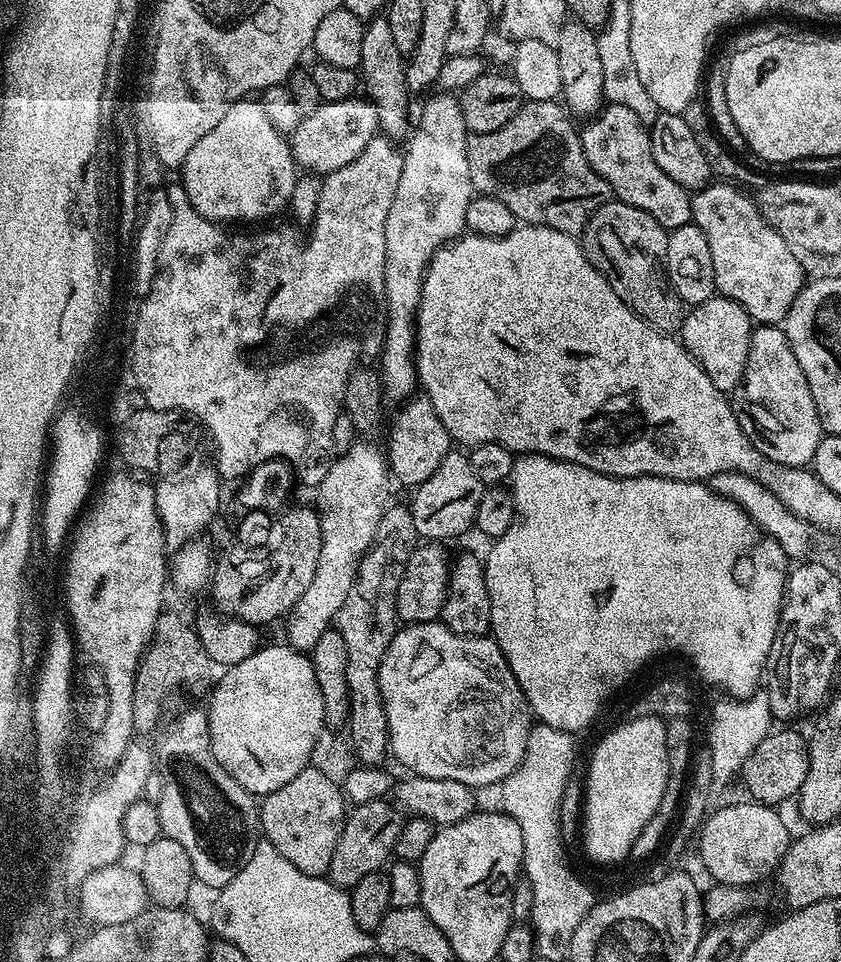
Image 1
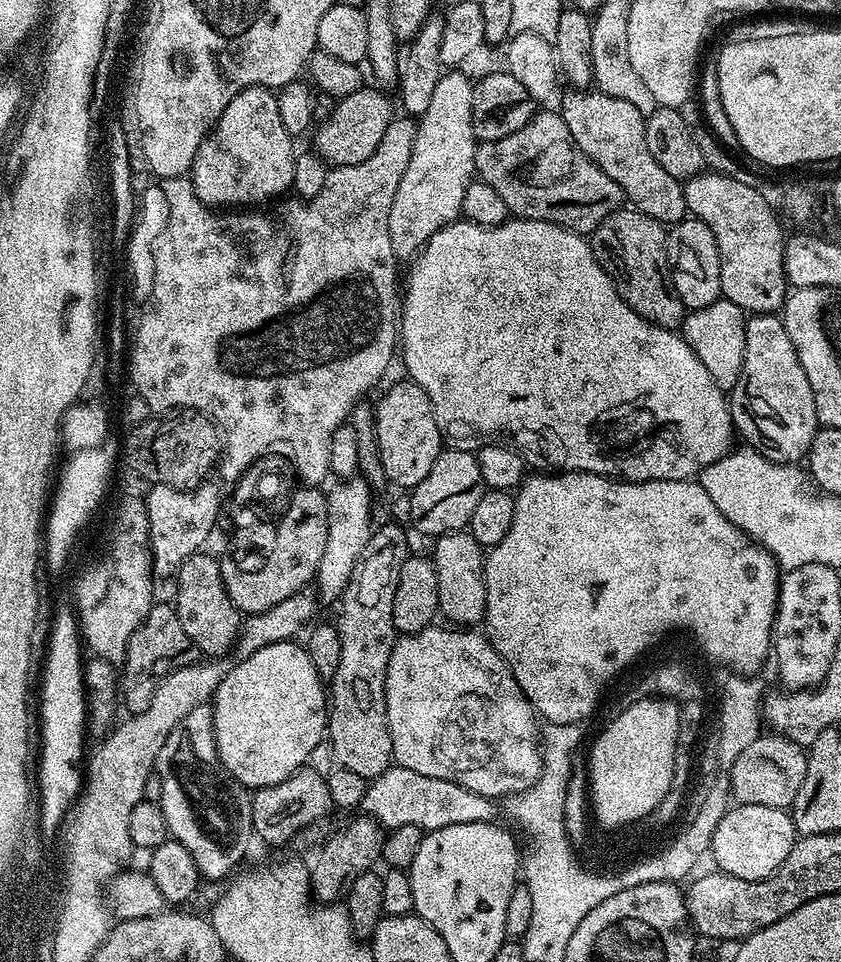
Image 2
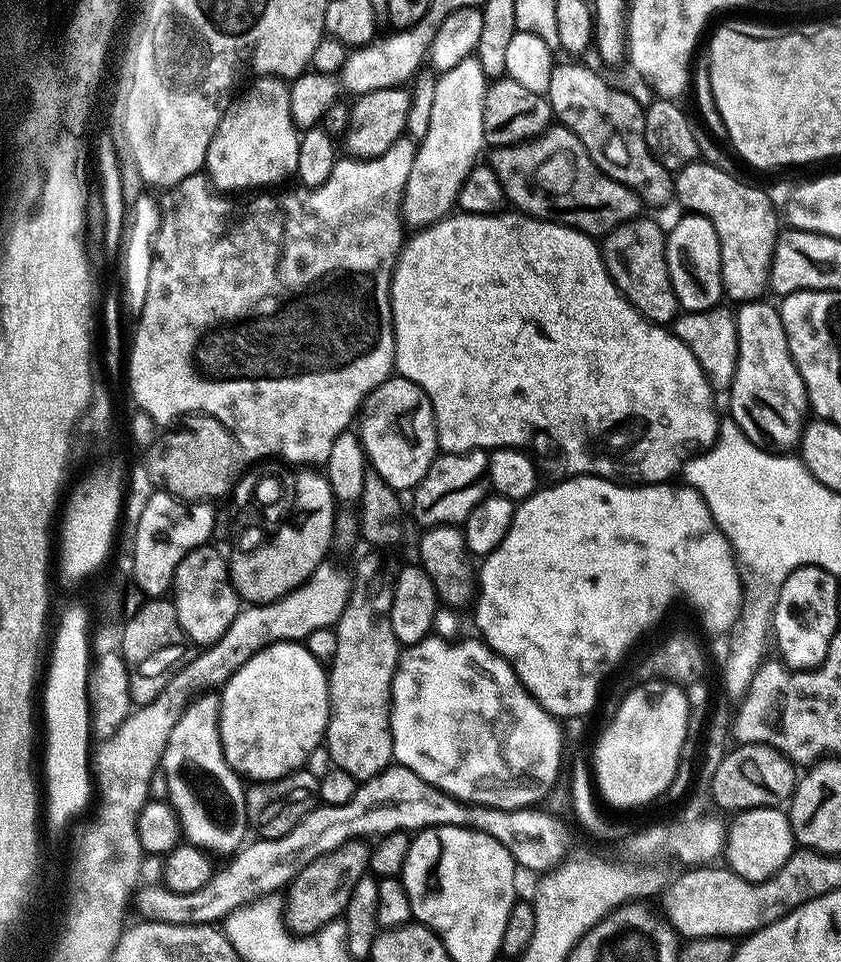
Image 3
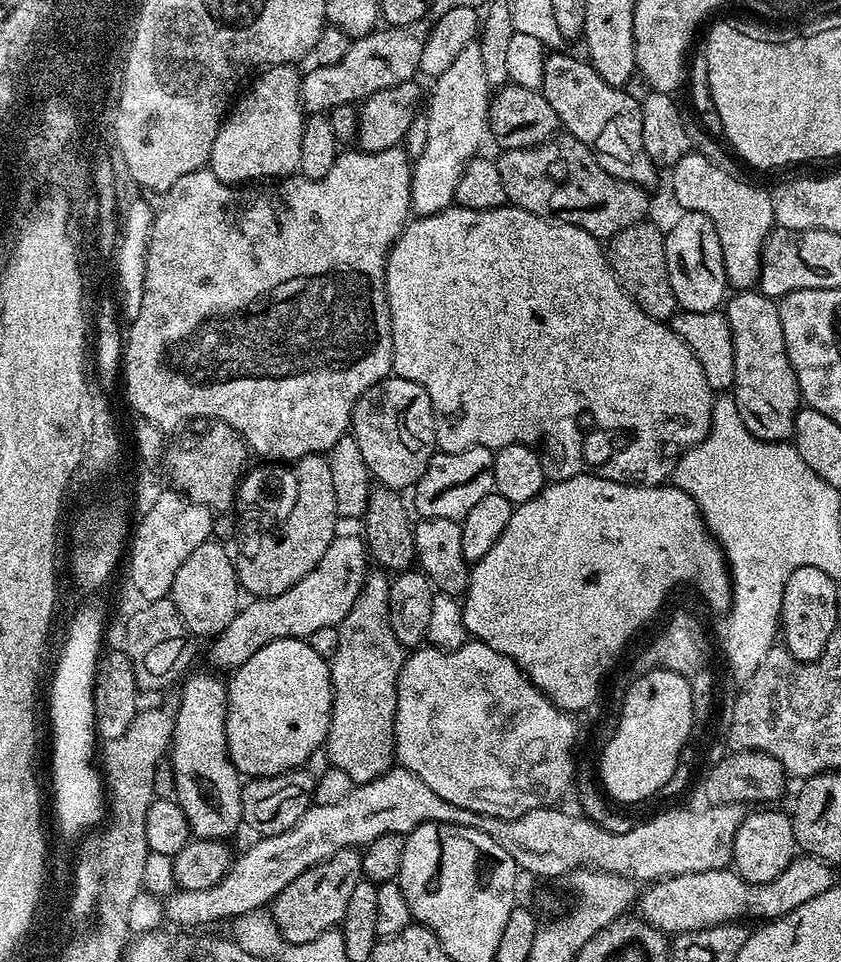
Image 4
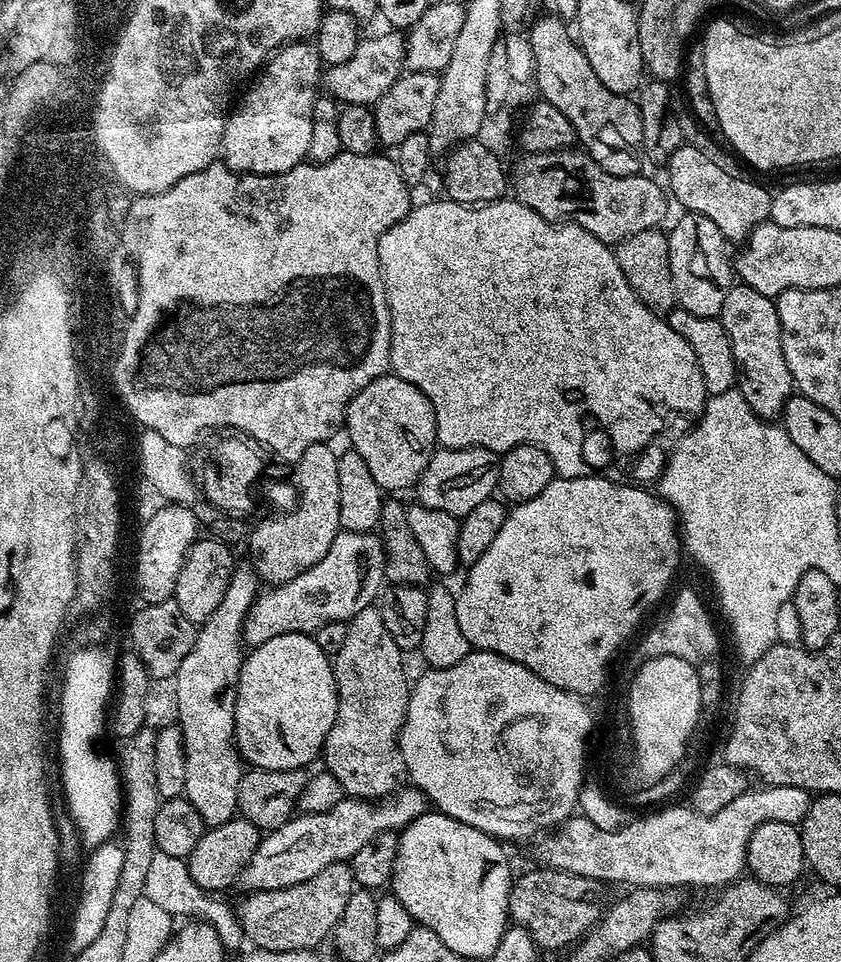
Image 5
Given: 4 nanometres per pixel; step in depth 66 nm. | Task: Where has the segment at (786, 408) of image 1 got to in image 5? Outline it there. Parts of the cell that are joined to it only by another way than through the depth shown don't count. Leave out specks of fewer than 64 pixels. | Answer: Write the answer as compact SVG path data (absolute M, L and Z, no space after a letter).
M736 282L726 294L726 302L722 302L718 318L734 350L742 398L746 398L750 410L754 410L756 416L769 422L775 421L783 413L786 402L794 395L790 366L786 366L786 354L782 354L780 319L775 299Z

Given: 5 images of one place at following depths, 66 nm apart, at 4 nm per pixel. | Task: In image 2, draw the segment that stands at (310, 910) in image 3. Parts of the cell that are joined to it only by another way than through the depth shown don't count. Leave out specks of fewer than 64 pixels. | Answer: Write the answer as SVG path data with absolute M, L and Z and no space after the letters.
M360 814L357 820L340 828L320 848L316 861L308 868L308 882L317 901L324 904L335 904L343 901L348 895L350 886L364 872L371 872L381 859L380 851L384 845L385 829L377 824L371 816Z

